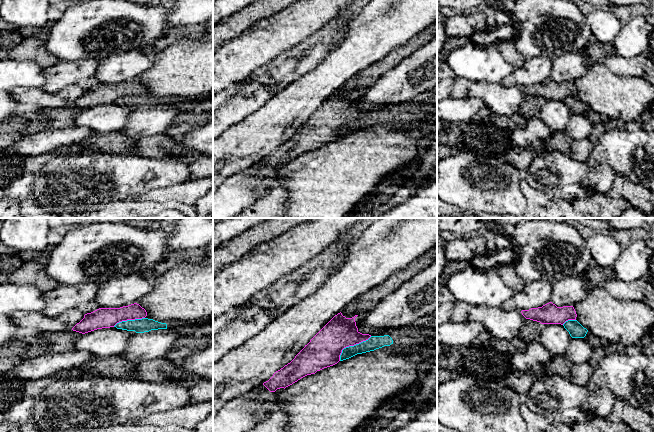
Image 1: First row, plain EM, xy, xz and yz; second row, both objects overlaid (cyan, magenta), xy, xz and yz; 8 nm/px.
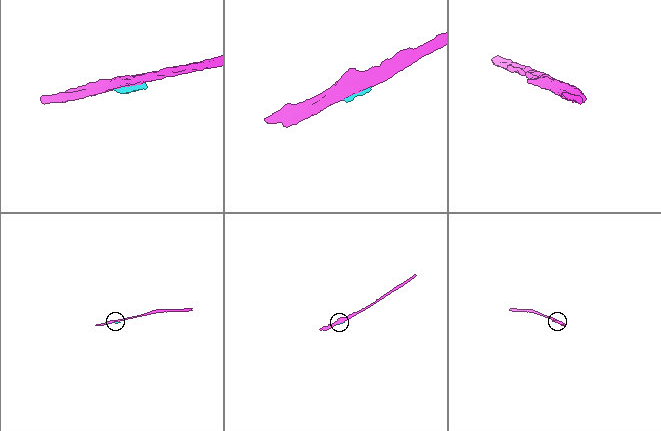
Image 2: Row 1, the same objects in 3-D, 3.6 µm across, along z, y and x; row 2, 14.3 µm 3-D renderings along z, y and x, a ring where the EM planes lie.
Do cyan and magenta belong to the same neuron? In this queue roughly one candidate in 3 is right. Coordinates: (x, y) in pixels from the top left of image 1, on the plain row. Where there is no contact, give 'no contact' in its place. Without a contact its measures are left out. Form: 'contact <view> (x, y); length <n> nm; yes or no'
contact xz (351, 122); length 320 nm; no

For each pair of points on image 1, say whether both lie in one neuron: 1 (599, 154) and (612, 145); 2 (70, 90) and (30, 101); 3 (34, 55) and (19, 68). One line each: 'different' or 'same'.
1: same
2: same
3: different

